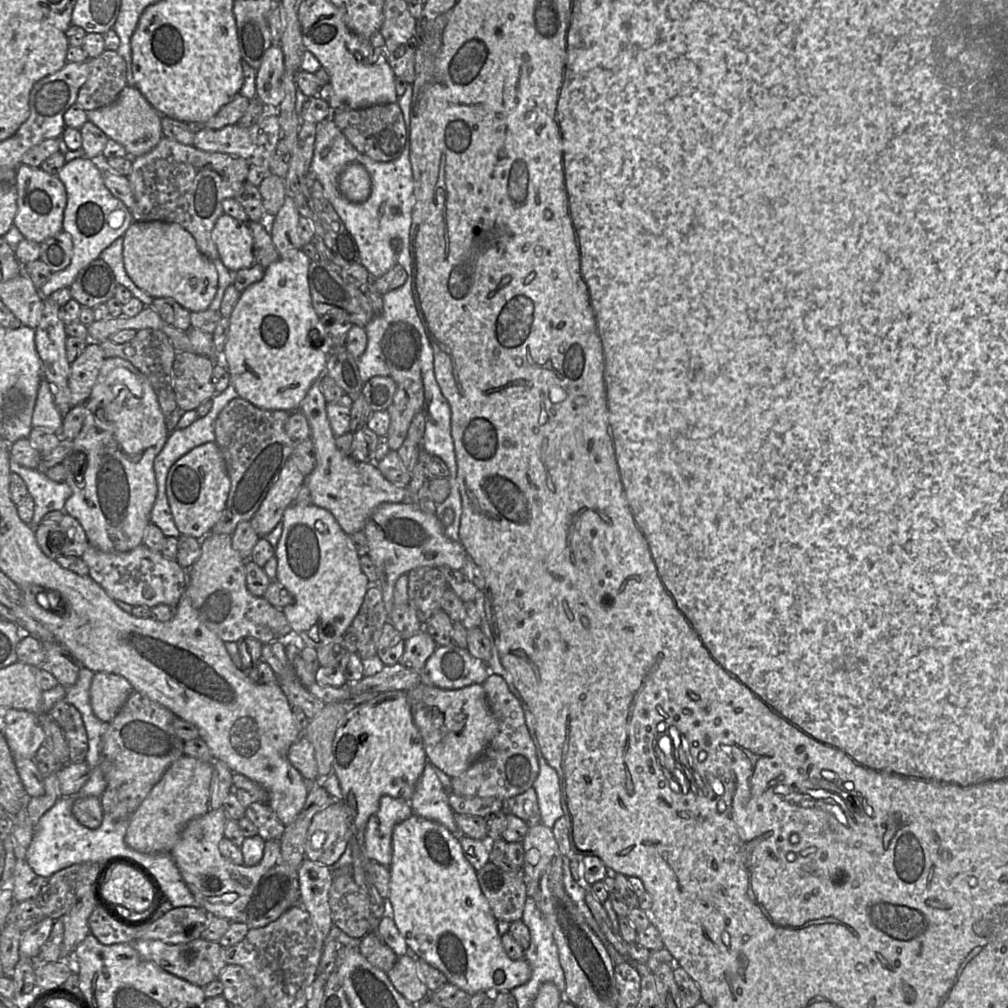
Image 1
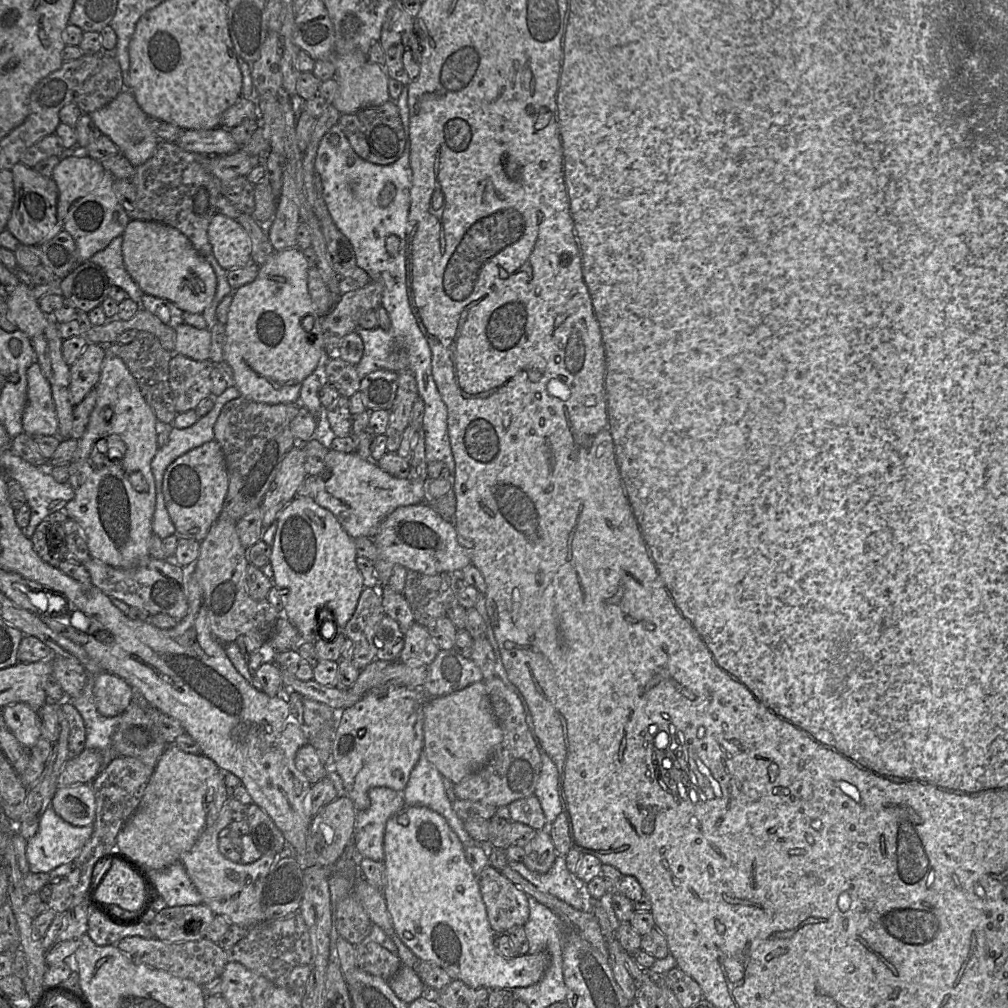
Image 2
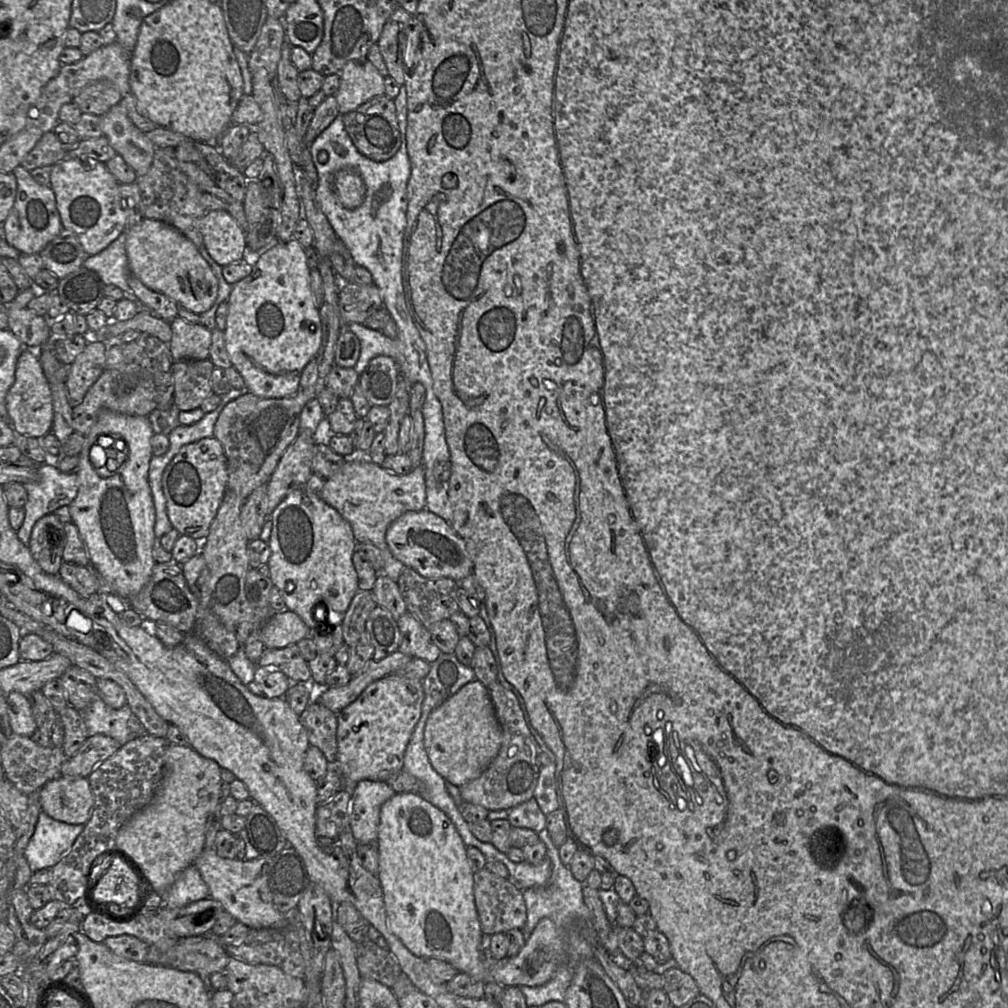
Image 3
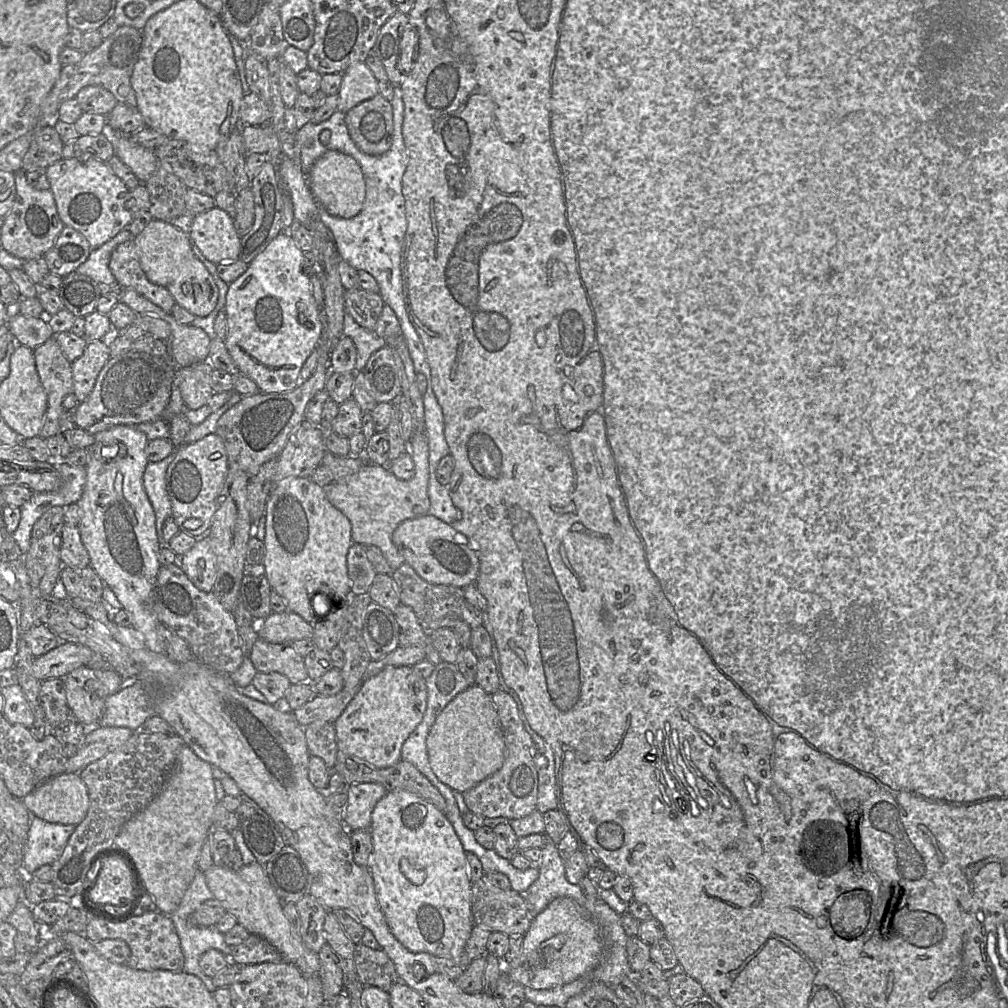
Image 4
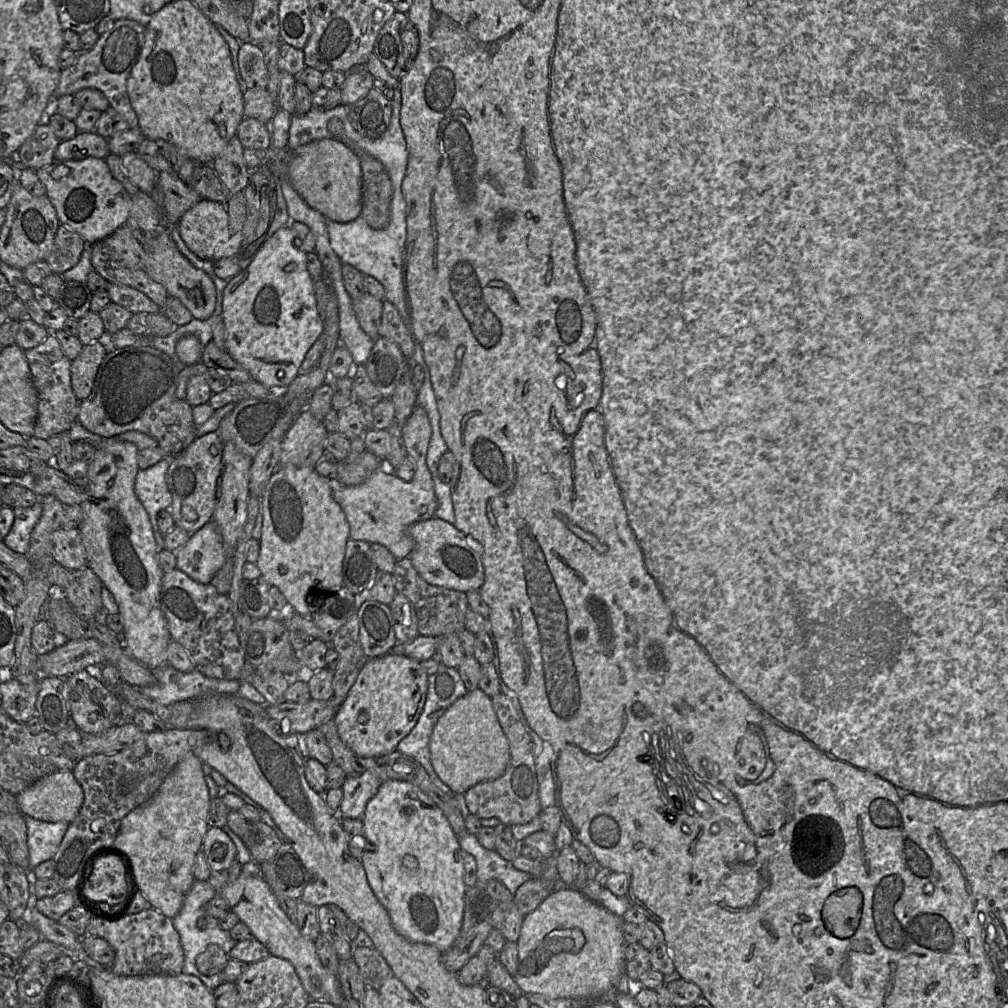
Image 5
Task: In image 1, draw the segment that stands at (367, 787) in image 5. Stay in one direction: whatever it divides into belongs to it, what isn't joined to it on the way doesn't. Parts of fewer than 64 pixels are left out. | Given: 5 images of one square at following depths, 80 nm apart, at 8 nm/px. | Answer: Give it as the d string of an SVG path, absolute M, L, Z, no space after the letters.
M384 795L364 832L364 856L389 867L392 860L392 832L400 822L413 815L409 802Z

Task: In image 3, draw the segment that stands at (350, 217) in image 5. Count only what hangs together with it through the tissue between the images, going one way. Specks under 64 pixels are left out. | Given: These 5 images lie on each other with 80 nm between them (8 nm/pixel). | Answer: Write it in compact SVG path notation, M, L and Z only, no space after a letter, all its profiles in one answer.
M348 168L335 173L333 190L341 205L349 210L359 207L366 194L366 186L360 175Z

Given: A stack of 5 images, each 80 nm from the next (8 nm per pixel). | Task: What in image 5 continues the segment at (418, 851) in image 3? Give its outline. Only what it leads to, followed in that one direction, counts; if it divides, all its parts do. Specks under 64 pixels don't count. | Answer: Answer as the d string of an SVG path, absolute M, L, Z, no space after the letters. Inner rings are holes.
M399 780L381 783L362 820L374 850L365 851L361 863L394 929L411 942L429 944L444 953L460 934L467 888L462 849L449 821L417 786ZM574 886L554 891L524 918L517 940L518 969L512 977L523 993L598 1000L626 974L623 922Z

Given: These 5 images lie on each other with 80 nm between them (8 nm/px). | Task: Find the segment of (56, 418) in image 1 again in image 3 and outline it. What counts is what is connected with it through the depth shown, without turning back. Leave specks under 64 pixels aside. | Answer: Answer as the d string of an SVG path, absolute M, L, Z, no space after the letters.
M27 348L18 357L15 382L6 396L8 421L16 434L43 438L51 432L54 410L50 384L45 377L37 350Z

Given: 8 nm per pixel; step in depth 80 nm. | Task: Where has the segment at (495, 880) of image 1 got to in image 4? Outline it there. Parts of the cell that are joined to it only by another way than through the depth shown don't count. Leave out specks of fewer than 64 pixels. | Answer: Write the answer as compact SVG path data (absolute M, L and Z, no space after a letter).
M482 878L472 883L471 909L475 924L508 936L524 935L531 923L524 894L499 889Z

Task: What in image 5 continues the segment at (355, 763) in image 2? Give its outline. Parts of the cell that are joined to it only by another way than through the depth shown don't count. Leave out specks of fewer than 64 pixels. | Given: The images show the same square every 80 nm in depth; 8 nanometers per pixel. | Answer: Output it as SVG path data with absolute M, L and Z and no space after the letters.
M387 653L365 663L334 717L341 740L356 755L378 757L389 754L397 750L398 743L413 729L423 710L428 689L429 675L421 668L419 662L421 661L403 655Z

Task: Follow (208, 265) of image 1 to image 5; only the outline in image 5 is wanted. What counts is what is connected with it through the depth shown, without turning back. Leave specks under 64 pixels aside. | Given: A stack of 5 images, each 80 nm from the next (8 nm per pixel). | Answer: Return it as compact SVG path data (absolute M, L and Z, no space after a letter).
M163 232L150 244L146 255L146 271L156 282L162 284L169 296L173 296L199 320L207 320L216 307L216 287L211 278L196 268L177 248L169 232Z

